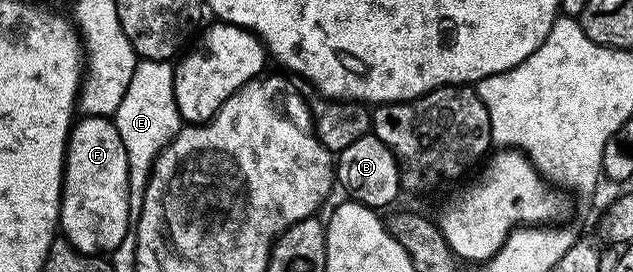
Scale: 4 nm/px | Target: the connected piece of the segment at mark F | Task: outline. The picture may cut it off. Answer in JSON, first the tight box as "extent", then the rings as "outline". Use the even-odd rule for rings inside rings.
{"extent":[59,116,129,255],"outline":[[[82,116],[69,131],[69,143],[65,147],[65,172],[61,179],[61,215],[59,218],[59,229],[64,240],[73,245],[80,253],[90,255],[109,255],[114,249],[119,247],[123,237],[129,232],[128,227],[128,159],[127,151],[124,150],[123,142],[119,137],[114,122],[107,117],[87,117]]]}

